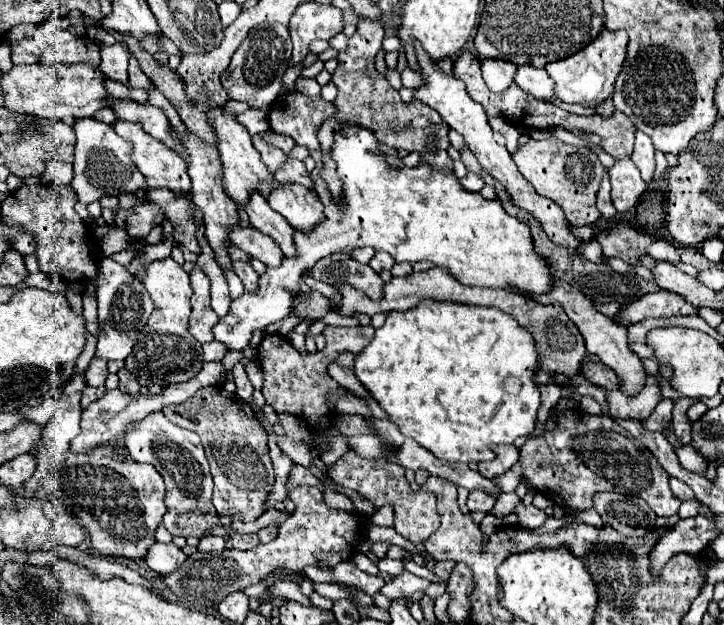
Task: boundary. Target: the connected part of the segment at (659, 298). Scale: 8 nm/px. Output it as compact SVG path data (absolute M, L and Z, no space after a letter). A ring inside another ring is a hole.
M660 288L658 292L650 292L644 298L626 304L620 312L620 324L624 324L624 326L636 324L650 316L668 318L668 316L676 316L676 314L696 314L696 312L698 310L692 304L688 304L682 296Z

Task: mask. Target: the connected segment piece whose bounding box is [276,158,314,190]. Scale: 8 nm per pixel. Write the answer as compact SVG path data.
M288 158L286 168L280 168L276 172L276 180L282 184L302 184L302 186L314 190L314 182L310 180L310 172L306 170L304 162L298 162L298 160Z

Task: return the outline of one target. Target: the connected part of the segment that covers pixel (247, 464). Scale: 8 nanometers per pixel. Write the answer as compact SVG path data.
M202 388L198 390L192 400L186 400L182 404L172 404L162 408L164 416L172 420L180 428L194 430L202 446L206 450L206 456L210 460L210 470L214 476L214 508L220 516L228 516L234 522L254 522L264 514L264 504L268 502L268 494L274 488L274 468L268 454L268 434L256 420L252 408L248 402L244 402L236 394L226 394L222 388Z

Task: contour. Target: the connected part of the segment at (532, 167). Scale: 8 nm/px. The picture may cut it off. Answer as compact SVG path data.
M556 138L548 140L528 140L524 146L520 146L512 160L516 162L520 174L536 188L538 194L554 200L564 210L566 218L572 226L590 226L600 220L600 212L596 208L596 192L600 188L600 180L604 174L604 166L586 148L568 146Z

